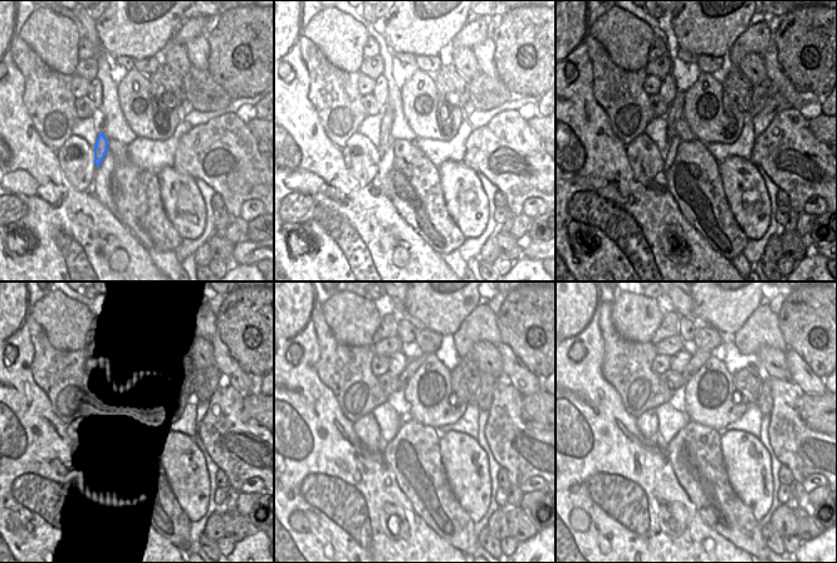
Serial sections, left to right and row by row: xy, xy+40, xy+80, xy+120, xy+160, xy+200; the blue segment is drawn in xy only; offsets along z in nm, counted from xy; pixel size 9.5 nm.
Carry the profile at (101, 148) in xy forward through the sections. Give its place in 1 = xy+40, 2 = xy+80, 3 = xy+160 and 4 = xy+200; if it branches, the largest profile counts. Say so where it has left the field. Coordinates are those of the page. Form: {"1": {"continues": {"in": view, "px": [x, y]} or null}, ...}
{"1": {"continues": {"in": "xy+40", "px": [386, 140]}}, "2": {"continues": {"in": "xy+80", "px": [675, 112]}}, "3": {"continues": {"in": "xy+160", "px": [414, 363]}}, "4": {"continues": {"in": "xy+200", "px": [699, 357]}}}

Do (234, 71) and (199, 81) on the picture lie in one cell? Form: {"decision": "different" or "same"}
{"decision": "different"}

